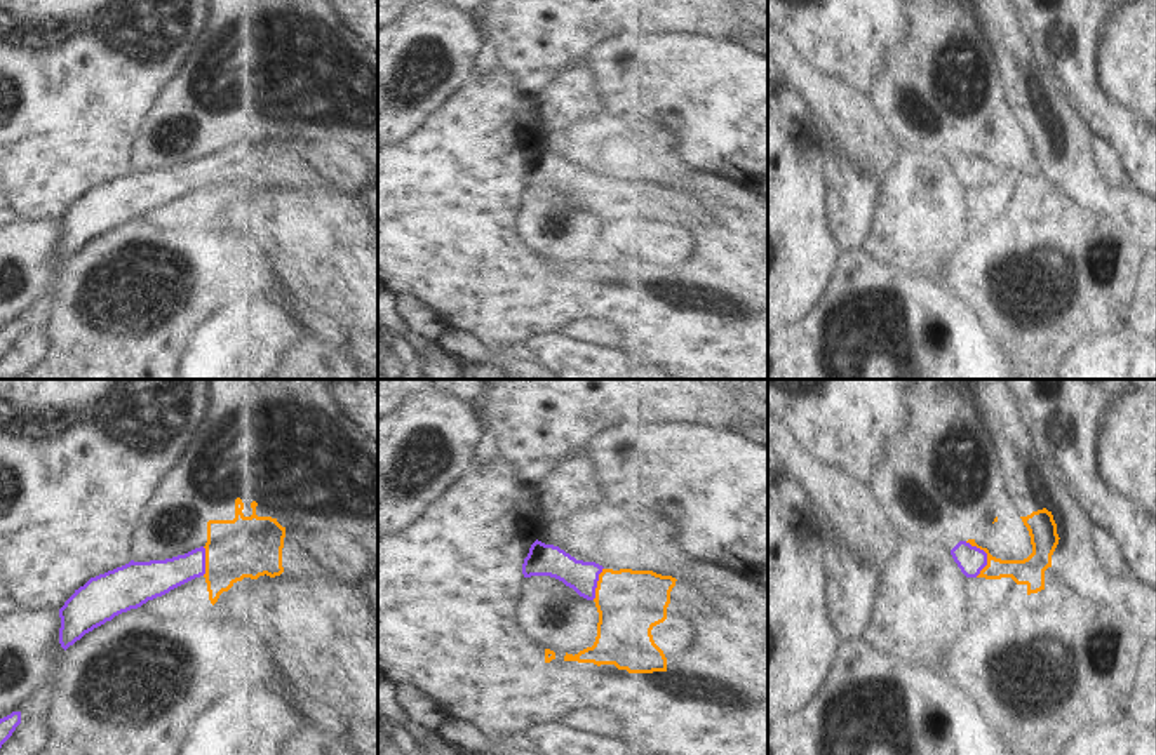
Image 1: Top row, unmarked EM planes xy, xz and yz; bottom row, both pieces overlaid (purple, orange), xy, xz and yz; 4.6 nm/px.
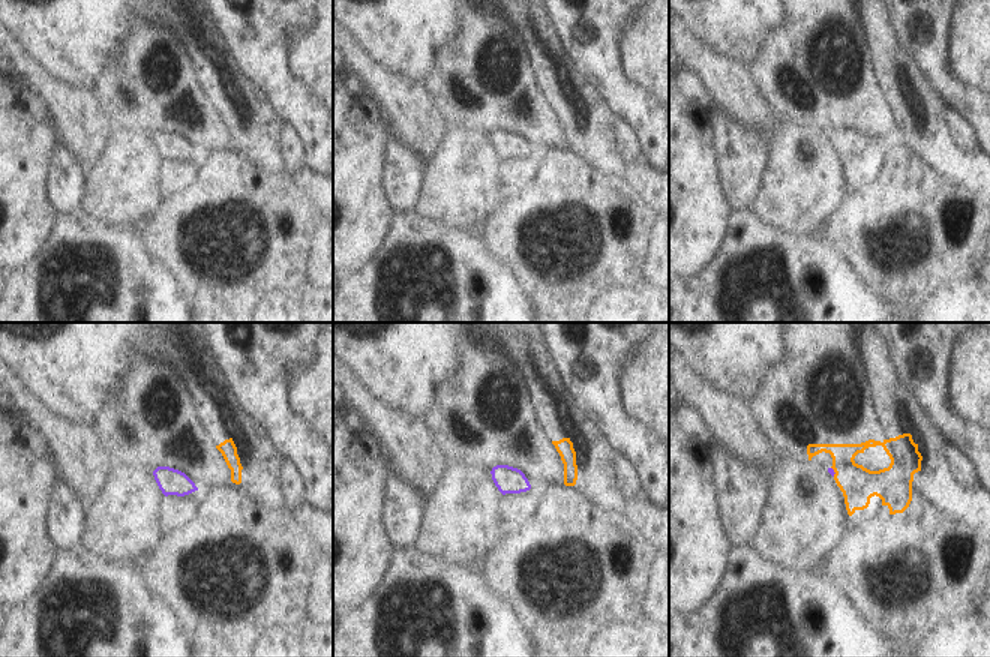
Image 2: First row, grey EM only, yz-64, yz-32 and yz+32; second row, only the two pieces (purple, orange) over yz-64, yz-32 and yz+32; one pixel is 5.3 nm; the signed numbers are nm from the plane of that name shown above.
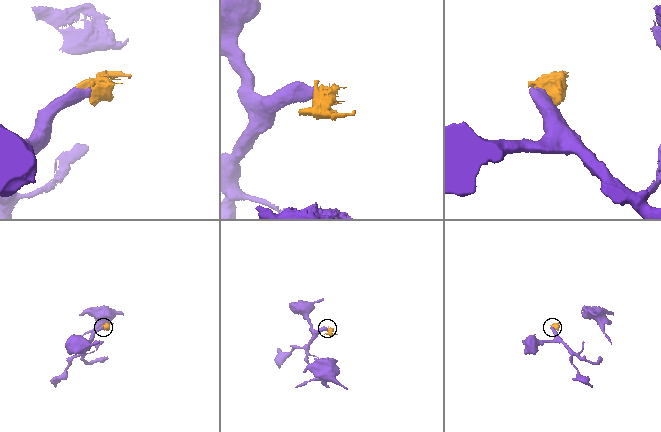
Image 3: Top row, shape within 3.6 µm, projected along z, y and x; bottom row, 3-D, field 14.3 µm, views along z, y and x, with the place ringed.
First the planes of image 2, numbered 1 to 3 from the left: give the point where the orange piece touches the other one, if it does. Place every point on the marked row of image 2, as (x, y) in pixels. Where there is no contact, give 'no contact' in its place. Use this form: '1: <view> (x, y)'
1: no contact
2: no contact
3: yz+32 (833, 471)

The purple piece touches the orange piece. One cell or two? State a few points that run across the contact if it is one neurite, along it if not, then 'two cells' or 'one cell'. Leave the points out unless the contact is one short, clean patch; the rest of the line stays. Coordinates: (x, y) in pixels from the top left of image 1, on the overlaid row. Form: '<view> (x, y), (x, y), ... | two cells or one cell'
yz (970, 559), (986, 555), (998, 567), (1029, 571) | one cell

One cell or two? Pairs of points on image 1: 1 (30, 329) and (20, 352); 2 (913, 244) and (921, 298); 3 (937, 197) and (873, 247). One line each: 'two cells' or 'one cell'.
1: one cell
2: two cells
3: one cell

